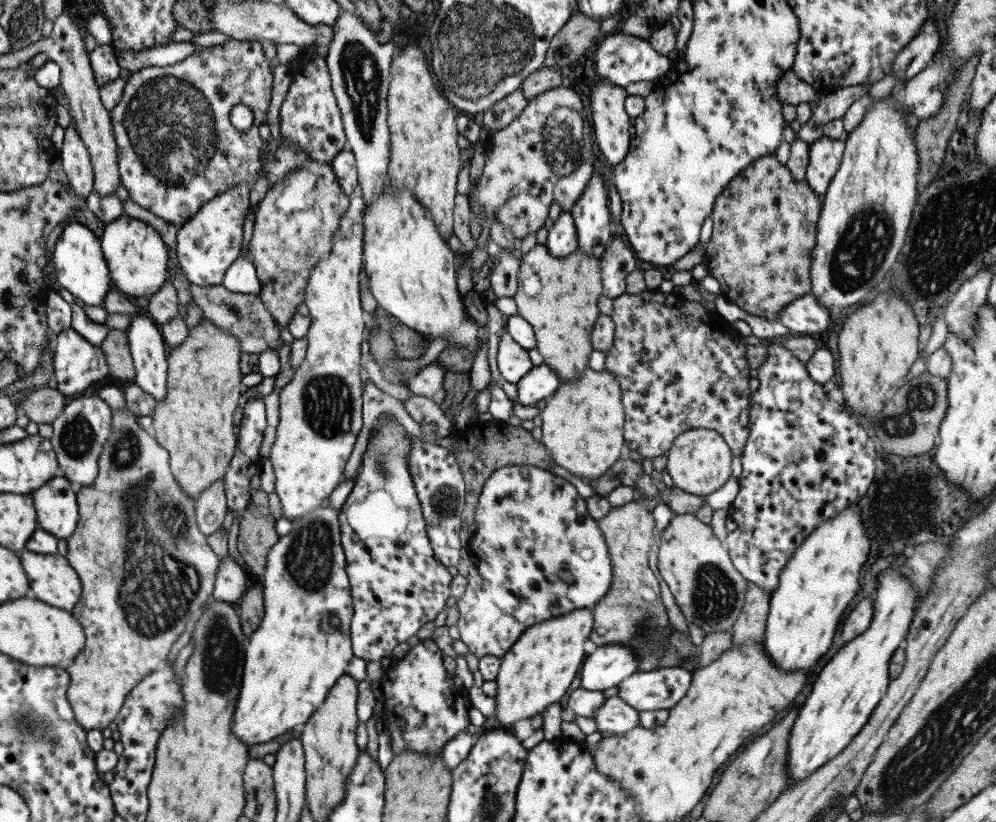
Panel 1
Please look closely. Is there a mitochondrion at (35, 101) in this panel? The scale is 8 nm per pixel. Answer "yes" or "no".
no

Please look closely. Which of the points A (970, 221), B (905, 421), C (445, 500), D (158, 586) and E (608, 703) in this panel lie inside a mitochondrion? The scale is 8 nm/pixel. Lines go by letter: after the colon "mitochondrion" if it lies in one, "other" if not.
A: mitochondrion
B: mitochondrion
C: mitochondrion
D: mitochondrion
E: other

